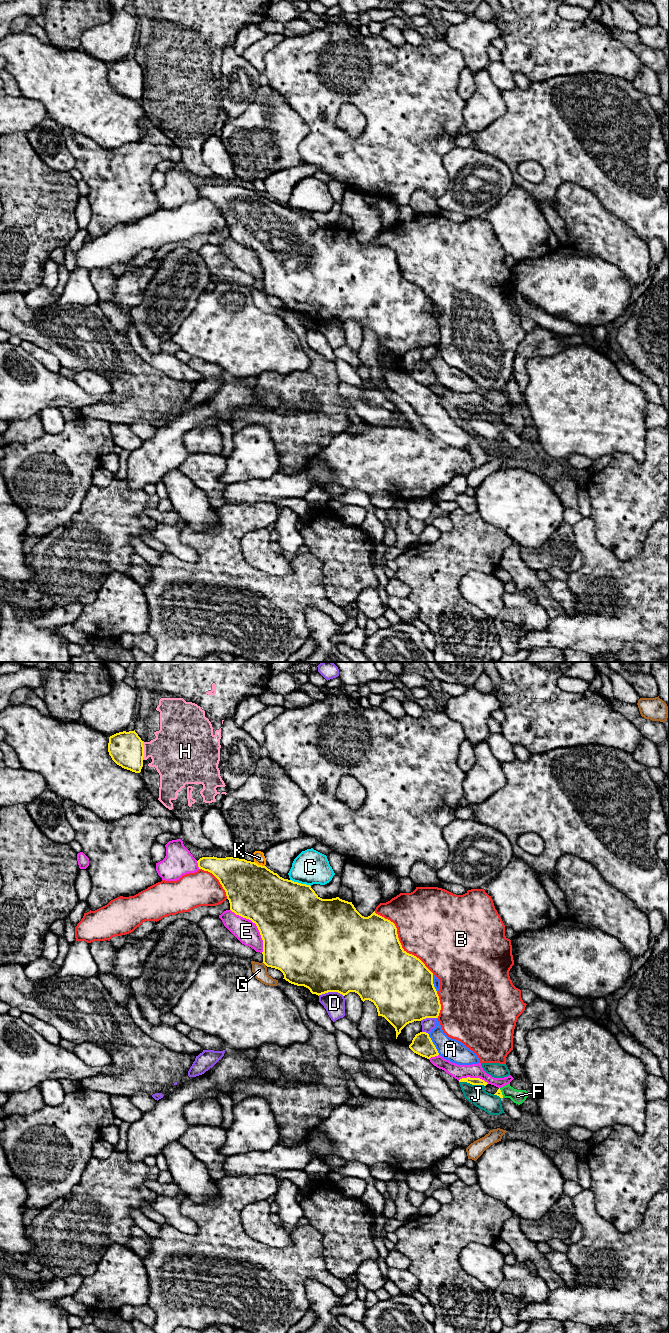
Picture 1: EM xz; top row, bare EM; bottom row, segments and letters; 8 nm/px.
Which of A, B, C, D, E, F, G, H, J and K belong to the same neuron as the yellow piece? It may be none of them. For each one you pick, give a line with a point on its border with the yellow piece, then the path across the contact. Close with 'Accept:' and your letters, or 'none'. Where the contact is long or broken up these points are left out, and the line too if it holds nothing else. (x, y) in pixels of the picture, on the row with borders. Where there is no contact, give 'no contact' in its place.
Accept: none

